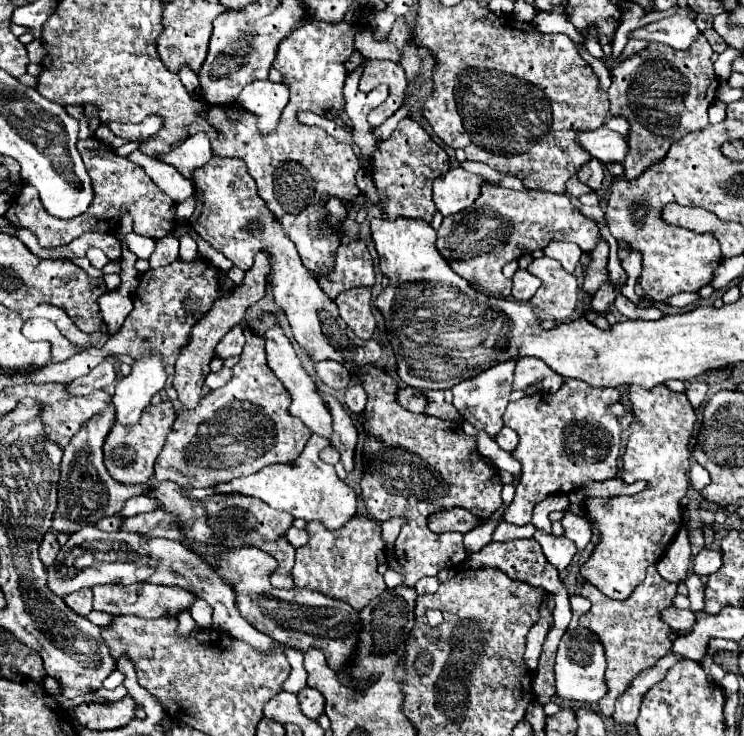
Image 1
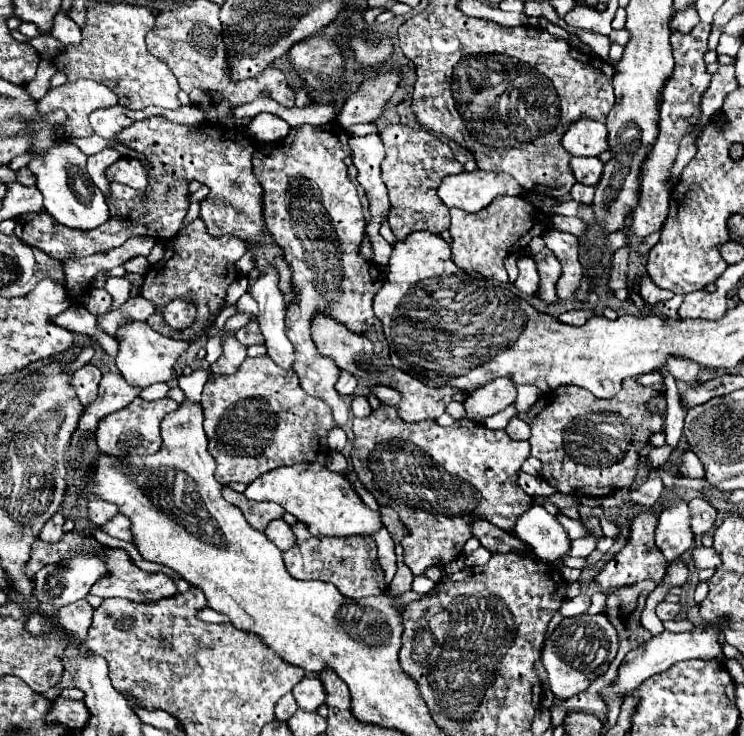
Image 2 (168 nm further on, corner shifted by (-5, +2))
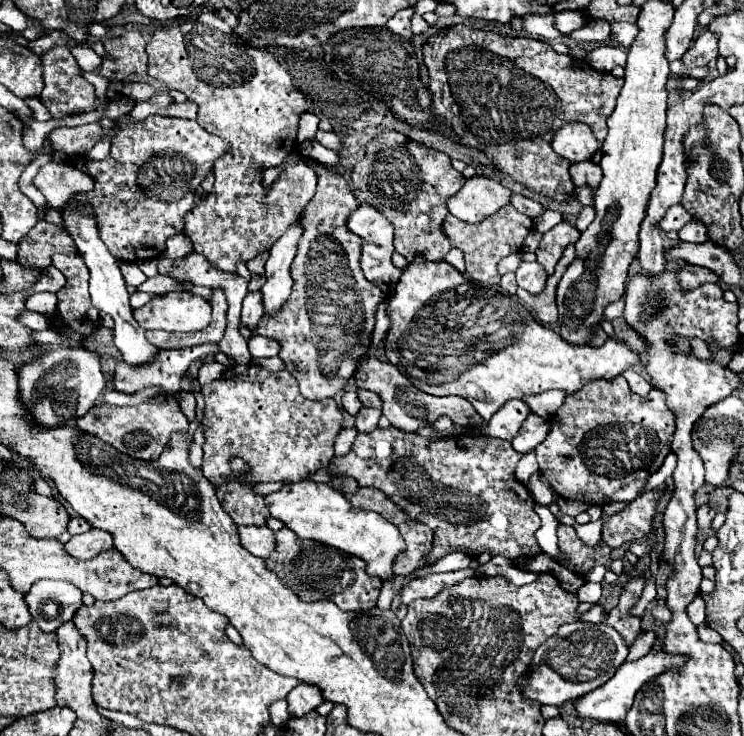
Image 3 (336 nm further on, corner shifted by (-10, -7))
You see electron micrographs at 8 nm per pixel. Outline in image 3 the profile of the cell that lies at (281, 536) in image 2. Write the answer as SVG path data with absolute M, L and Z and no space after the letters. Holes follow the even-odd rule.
M242 525L238 527L238 537L242 541L242 547L256 557L266 559L274 551L274 531L270 531L268 527Z

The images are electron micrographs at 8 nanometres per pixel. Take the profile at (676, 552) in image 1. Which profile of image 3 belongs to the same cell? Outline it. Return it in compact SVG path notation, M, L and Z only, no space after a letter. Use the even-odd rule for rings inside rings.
M652 631L640 633L640 635L636 637L636 647L630 647L630 653L628 653L626 661L636 661L636 659L648 655L648 651L650 651L652 645L654 645L654 641L656 641L656 635L654 635Z

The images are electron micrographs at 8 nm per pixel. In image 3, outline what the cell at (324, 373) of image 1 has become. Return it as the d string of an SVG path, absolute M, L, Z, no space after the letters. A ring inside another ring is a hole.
M346 391L346 393L342 395L342 409L344 409L348 415L352 415L352 417L362 409L362 403L358 401L356 391Z

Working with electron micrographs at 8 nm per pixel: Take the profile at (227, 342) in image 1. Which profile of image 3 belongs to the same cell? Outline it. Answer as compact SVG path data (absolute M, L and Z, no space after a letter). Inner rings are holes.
M254 335L250 341L248 341L248 347L250 347L250 355L254 359L260 359L260 357L274 357L278 355L278 341L274 341L272 337L262 337L262 335Z

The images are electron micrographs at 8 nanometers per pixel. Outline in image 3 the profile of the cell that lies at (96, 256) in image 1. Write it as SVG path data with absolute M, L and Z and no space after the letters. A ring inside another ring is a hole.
M54 255L52 257L52 265L56 269L60 269L66 277L66 285L60 289L60 293L56 293L58 297L58 305L56 305L56 315L50 317L50 323L54 325L54 329L58 331L58 335L62 339L66 339L68 347L82 347L86 343L88 337L94 335L94 331L100 327L100 319L98 319L98 309L94 309L92 301L90 301L90 293L88 293L88 277L90 271L86 269L86 263L82 261L80 255Z

